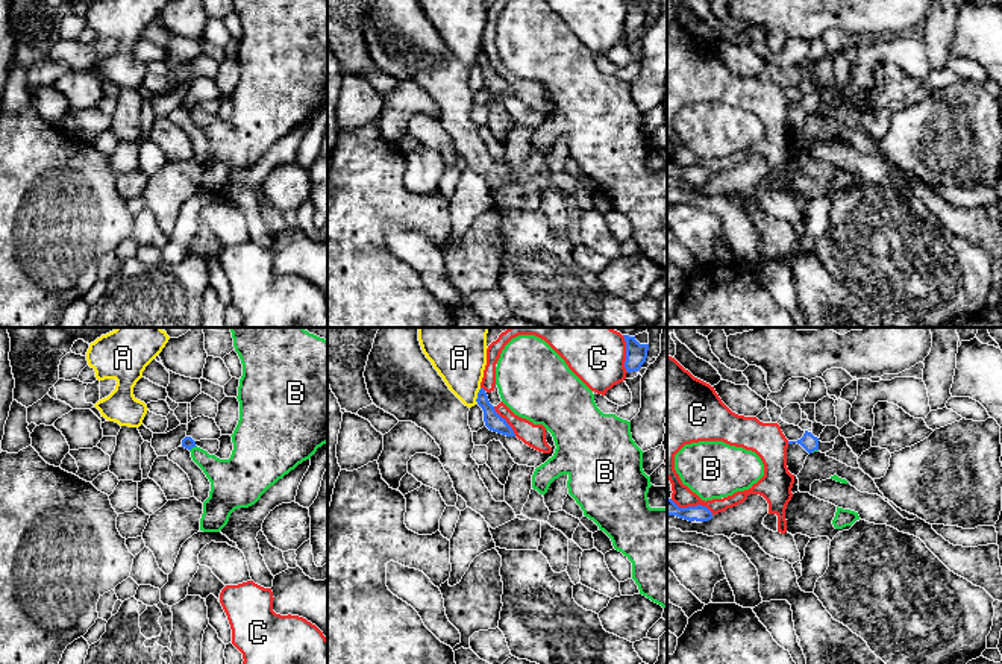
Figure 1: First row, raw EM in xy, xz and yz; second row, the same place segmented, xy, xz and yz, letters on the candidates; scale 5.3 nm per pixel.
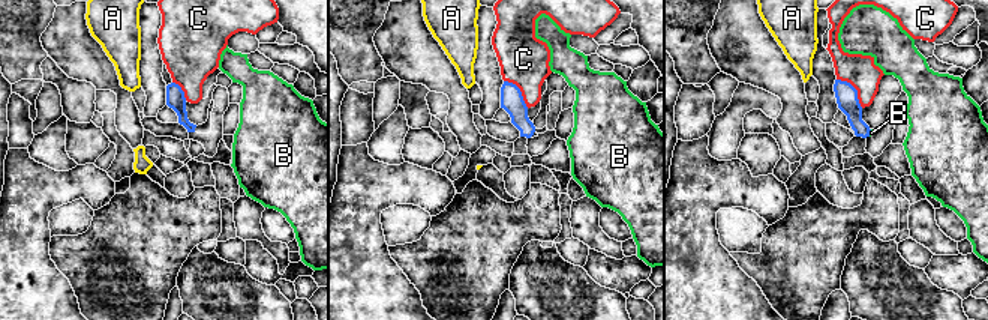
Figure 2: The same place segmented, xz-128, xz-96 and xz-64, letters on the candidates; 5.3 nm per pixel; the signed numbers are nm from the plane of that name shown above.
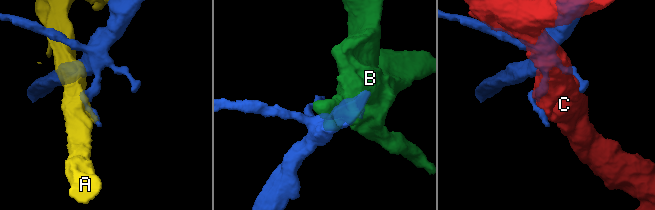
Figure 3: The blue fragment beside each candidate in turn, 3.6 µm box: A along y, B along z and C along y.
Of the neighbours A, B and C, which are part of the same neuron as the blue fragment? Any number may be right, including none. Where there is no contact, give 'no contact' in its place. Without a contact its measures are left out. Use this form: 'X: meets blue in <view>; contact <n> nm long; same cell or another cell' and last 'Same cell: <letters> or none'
A: meets blue in xz; contact 80 nm long; another cell
B: meets blue in xy; contact 50 nm long; another cell
C: meets blue in yz; contact 240 nm long; another cell
Same cell: none

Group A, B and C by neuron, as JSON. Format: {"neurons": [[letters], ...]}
{"neurons": [["A"], ["B"], ["C"]]}

